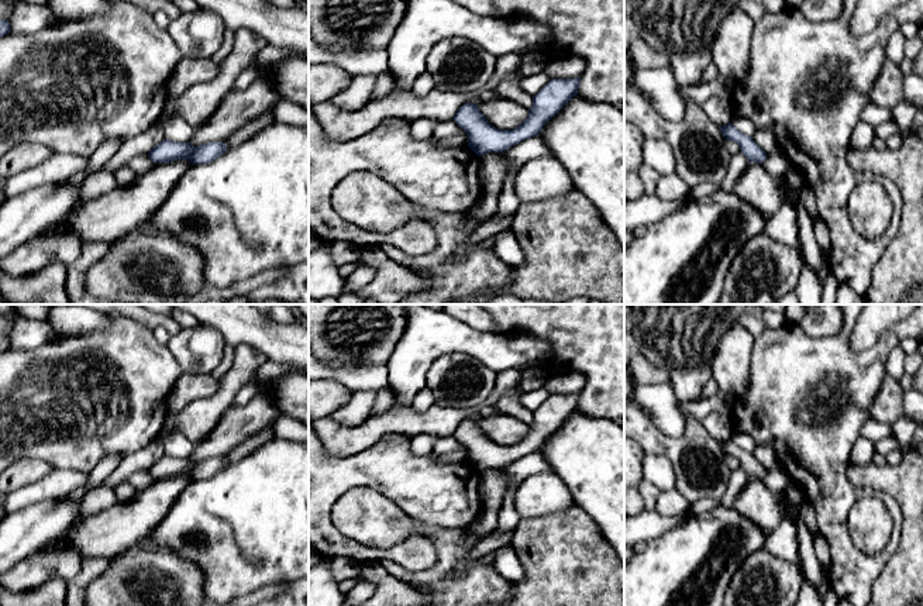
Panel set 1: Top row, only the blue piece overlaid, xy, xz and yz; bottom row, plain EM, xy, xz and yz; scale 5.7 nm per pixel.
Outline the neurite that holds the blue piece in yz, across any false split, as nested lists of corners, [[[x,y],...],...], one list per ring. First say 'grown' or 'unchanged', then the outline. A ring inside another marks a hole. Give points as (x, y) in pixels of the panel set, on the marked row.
unchanged; [[[731,123],[721,125],[720,131],[726,140],[740,145],[741,154],[744,154],[750,162],[761,163],[767,158],[767,152],[762,151],[751,137],[738,131]]]

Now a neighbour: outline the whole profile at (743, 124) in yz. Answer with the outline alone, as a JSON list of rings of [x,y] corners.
[[[733,113],[731,124],[738,131],[741,131],[743,134],[745,134],[745,135],[748,135],[751,138],[754,137],[754,132],[757,130],[751,120],[748,120],[745,117],[741,117],[741,116],[736,114],[736,113]]]

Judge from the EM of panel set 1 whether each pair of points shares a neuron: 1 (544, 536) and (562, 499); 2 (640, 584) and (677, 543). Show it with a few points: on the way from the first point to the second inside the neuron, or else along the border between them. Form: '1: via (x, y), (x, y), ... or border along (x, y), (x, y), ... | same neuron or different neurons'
1: border along (574, 503), (554, 513), (523, 519) | different neurons
2: via (650, 574), (671, 553) | same neuron

